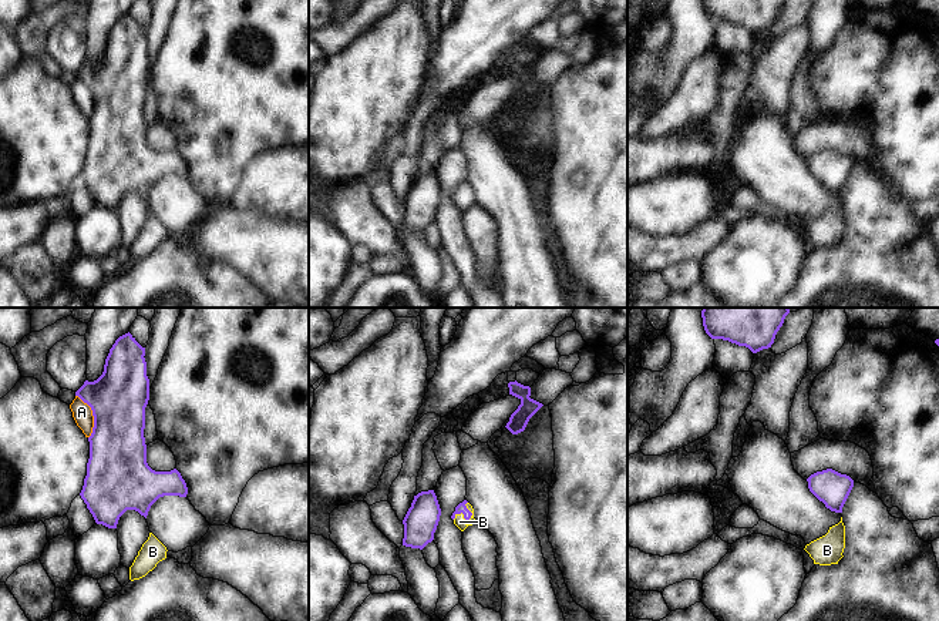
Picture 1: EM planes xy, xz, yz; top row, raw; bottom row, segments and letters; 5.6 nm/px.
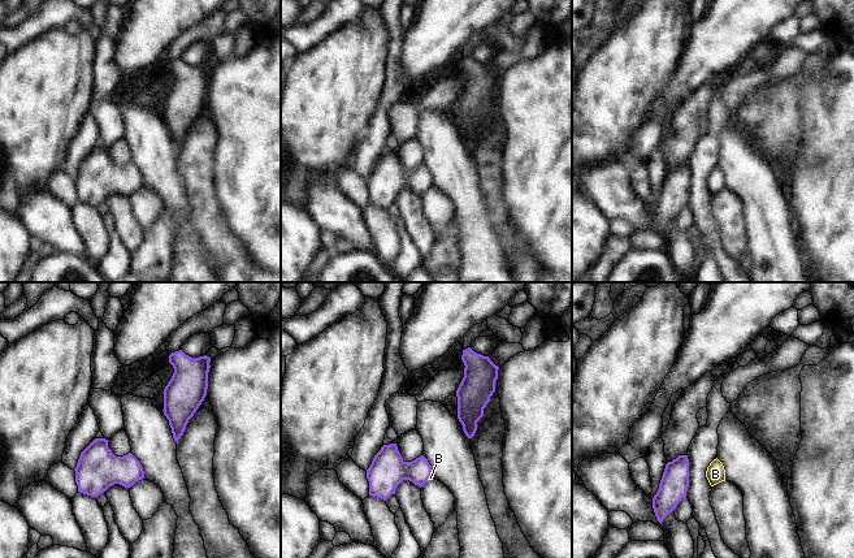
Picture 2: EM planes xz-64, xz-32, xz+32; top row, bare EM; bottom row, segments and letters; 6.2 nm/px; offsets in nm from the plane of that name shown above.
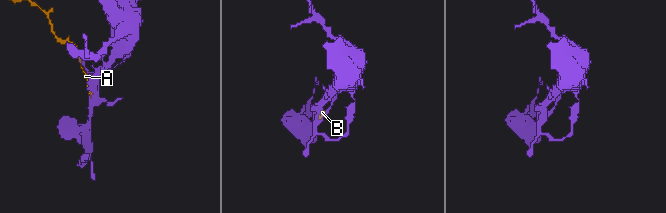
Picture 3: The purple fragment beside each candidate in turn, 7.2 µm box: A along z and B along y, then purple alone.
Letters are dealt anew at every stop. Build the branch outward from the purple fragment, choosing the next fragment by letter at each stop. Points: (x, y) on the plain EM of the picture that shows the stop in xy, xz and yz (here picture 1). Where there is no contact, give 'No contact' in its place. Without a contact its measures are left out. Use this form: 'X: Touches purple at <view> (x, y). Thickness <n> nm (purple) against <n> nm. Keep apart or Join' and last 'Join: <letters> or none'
A: Touches purple at xy (93, 96). Thickness 320 nm (purple) against 110 nm. Keep apart
B: Touches purple at xz (471, 194). Thickness 60 nm (purple) against 60 nm. Join
Join: B

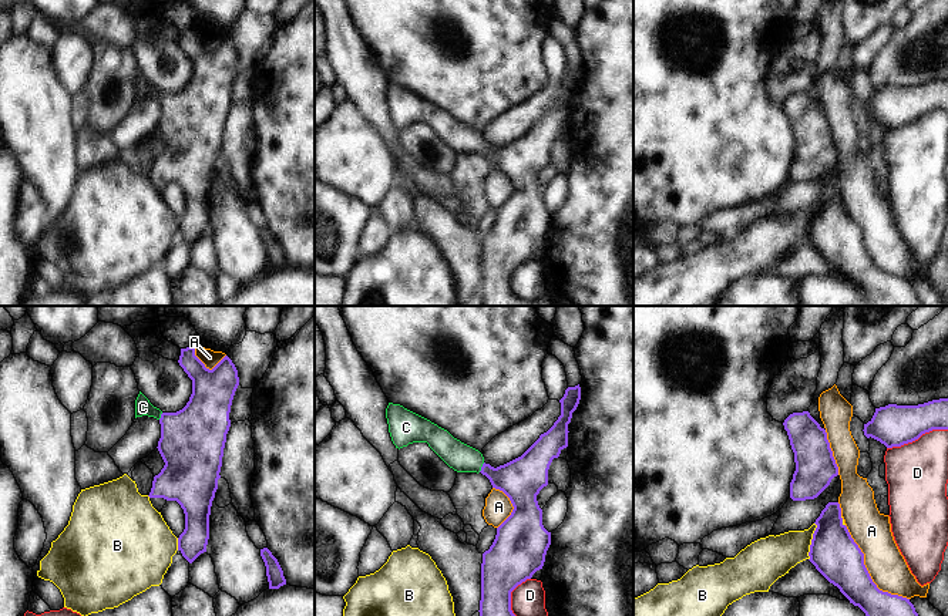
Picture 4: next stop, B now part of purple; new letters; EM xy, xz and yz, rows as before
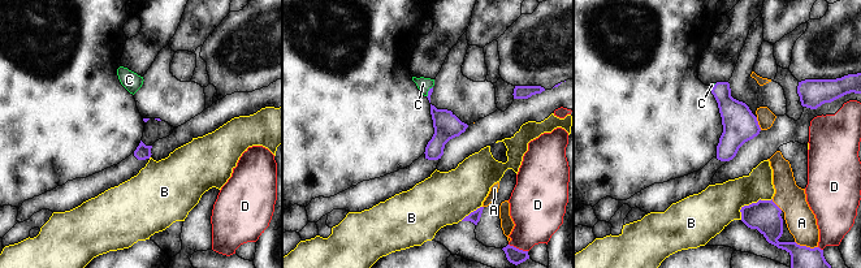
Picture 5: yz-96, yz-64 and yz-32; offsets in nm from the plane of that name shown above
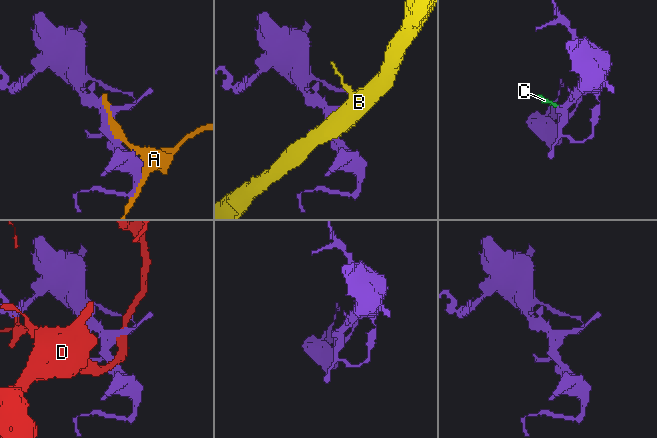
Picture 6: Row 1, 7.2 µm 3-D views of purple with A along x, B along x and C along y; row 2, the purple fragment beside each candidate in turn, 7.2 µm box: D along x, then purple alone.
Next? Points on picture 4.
A: Touches purple at yz (867, 253). Thickness 260 nm (purple) against 220 nm. Keep apart
B: Touches purple at yz (812, 222). Thickness 260 nm (purple) against 240 nm. Keep apart
C: Touches purple at xz (481, 148). Thickness 240 nm (purple) against 160 nm. Join
D: Touches purple at yz (917, 120). Thickness 240 nm (purple) against 360 nm. Keep apart
Join: C

